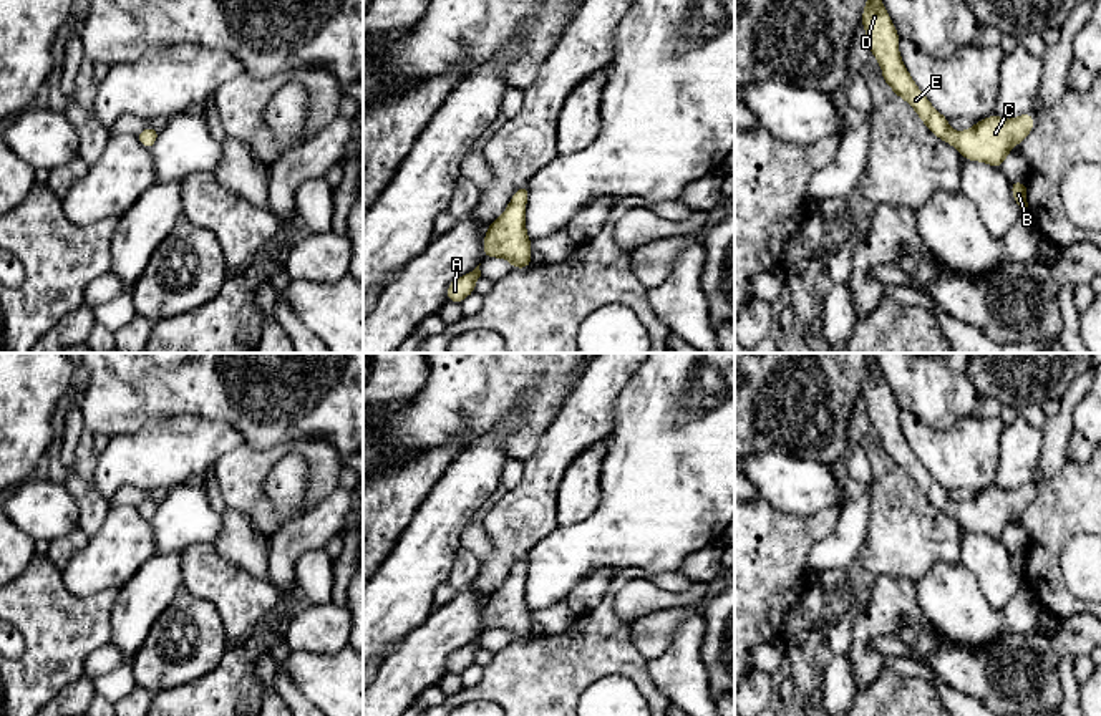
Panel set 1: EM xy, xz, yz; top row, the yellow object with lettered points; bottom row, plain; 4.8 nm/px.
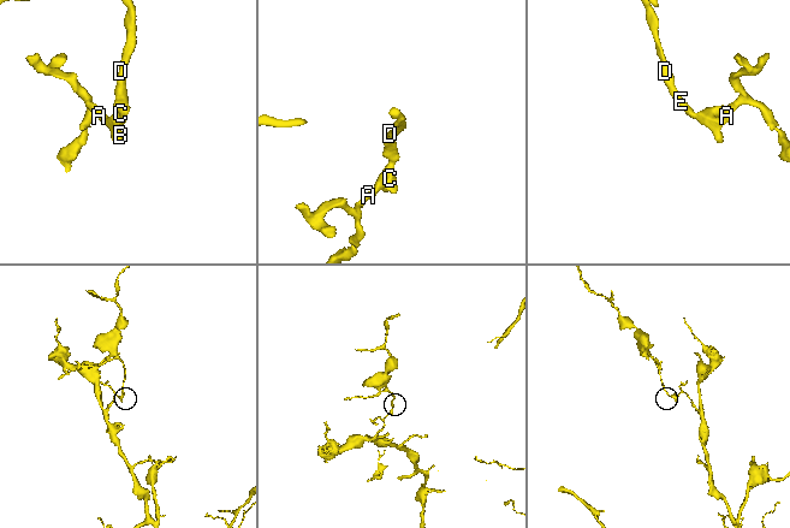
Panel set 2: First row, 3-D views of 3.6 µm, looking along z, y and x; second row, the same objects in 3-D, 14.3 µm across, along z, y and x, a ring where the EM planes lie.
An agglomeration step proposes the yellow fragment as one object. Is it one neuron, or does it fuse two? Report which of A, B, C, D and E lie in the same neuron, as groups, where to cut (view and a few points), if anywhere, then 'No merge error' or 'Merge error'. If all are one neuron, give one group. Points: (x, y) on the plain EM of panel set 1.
Groups: A B C D E. No split. No merge error

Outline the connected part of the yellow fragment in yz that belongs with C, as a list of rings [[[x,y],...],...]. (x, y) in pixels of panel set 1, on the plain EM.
[[[871,355],[867,365],[862,398],[885,454],[915,481],[932,506],[957,519],[965,530],[1000,540],[1008,524],[1030,506],[1035,496],[1033,487],[1026,484],[1015,491],[1003,491],[993,486],[970,501],[955,504],[948,497],[948,491],[930,476],[909,446],[899,426],[900,408]]]

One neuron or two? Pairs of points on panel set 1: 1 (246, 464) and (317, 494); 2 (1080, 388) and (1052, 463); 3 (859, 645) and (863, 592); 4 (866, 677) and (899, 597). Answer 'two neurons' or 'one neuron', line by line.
1: one neuron
2: one neuron
3: two neurons
4: one neuron

